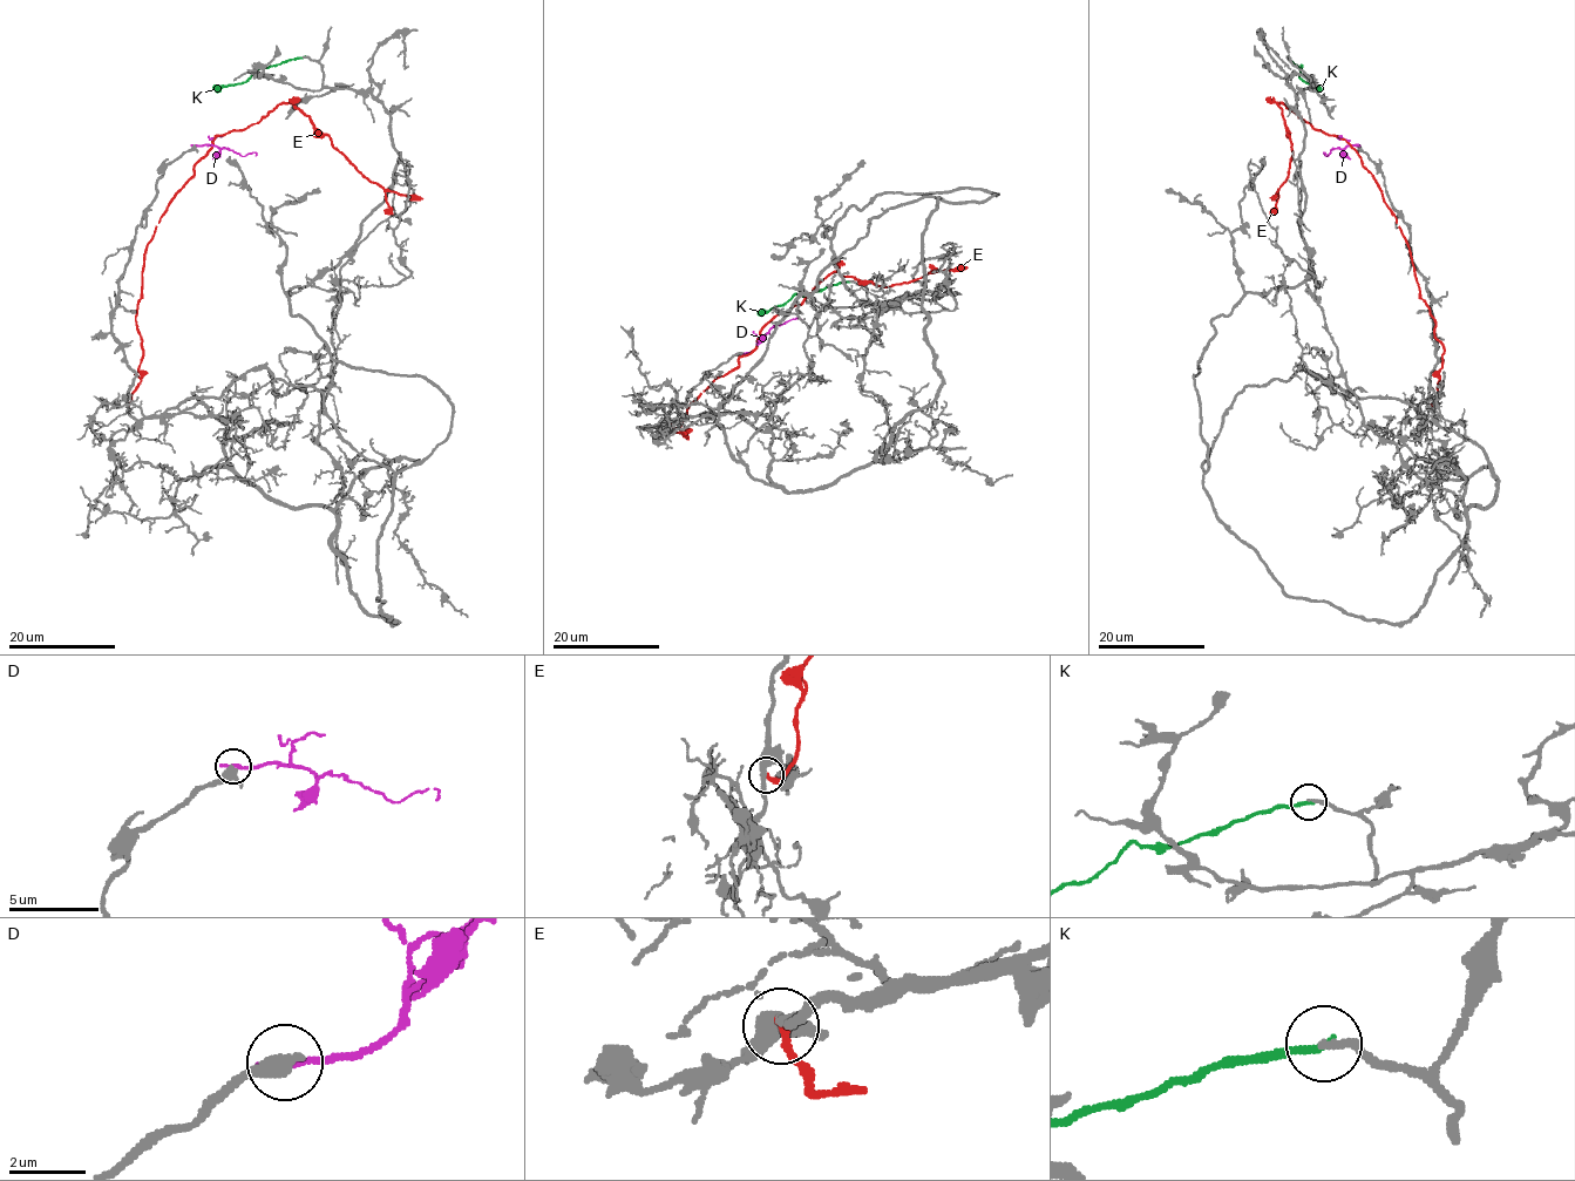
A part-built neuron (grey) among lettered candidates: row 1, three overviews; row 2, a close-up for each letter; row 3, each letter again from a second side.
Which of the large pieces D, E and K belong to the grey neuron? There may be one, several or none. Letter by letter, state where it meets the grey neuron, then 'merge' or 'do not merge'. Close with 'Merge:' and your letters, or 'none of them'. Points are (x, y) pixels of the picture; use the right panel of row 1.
D: contact (1359, 146); do not merge
E: contact (1428, 404); do not merge
K: contact (1287, 56); do not merge
Merge: none of them

